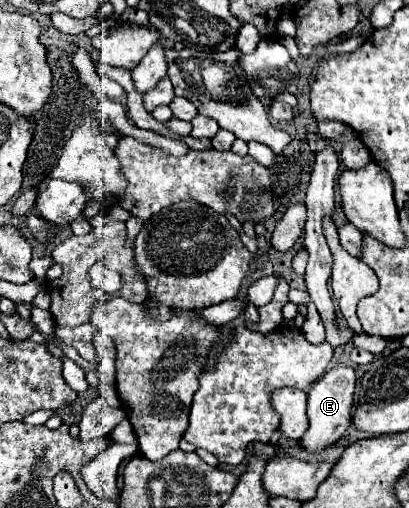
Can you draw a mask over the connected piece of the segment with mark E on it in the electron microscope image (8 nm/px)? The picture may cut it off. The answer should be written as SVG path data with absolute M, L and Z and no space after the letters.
M336 365L332 371L326 371L308 391L308 419L310 427L302 435L300 443L308 451L320 451L324 445L332 445L338 441L344 431L348 429L352 415L352 399L354 399L354 387L356 387L356 373L348 365Z

